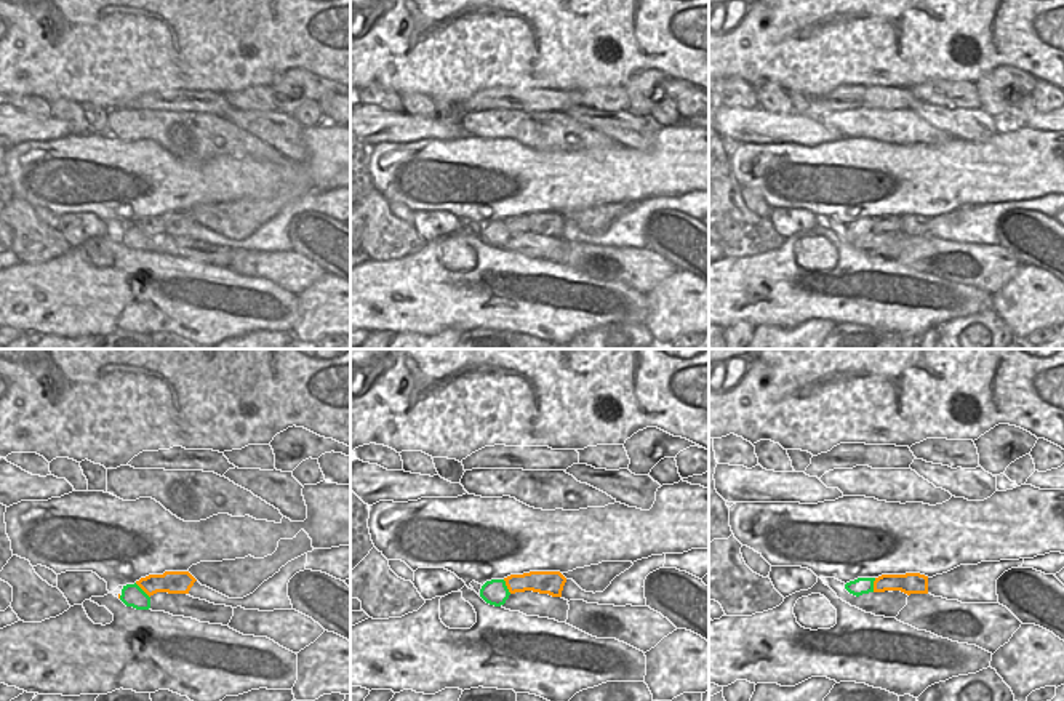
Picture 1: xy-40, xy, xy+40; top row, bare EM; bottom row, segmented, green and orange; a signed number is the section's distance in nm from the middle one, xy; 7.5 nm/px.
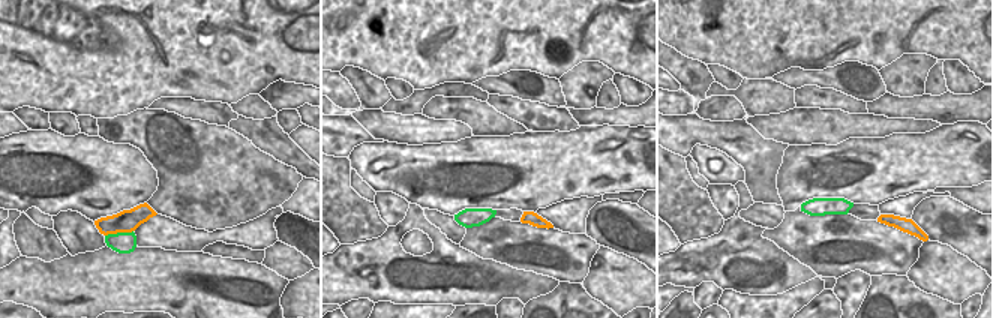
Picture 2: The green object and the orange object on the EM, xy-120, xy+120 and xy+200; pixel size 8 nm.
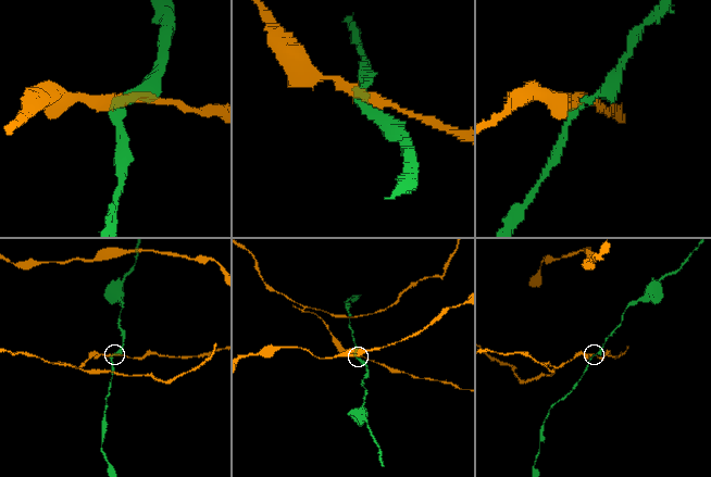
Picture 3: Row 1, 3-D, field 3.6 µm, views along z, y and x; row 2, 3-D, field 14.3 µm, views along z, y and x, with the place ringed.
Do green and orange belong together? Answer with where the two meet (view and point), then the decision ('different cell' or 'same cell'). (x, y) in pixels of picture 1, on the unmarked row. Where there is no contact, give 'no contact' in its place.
meets green in xy-40 at (143, 232); different cell

